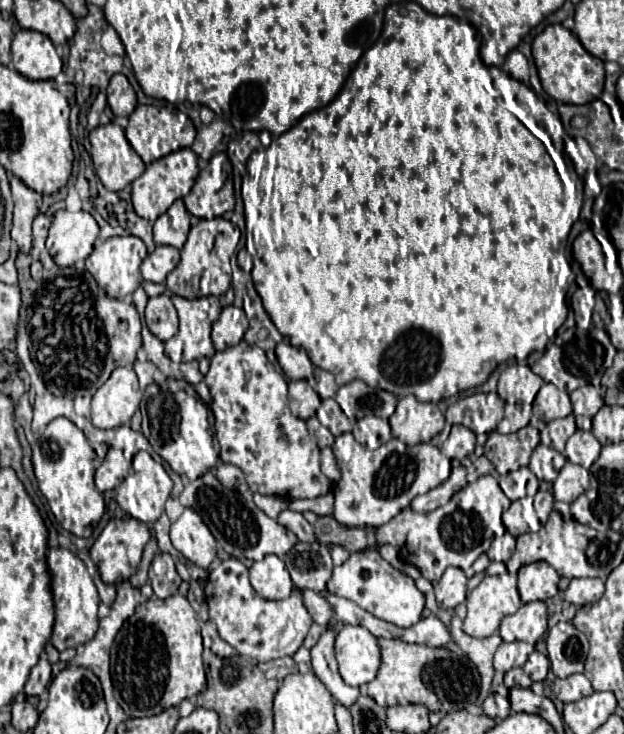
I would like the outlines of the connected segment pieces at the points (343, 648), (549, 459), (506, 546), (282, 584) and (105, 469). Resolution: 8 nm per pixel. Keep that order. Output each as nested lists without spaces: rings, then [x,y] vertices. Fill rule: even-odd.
[[[344,626],[336,636],[336,660],[348,686],[372,682],[380,668],[378,638],[362,626]]]
[[[538,444],[538,448],[532,452],[532,458],[530,458],[530,470],[536,474],[538,480],[544,480],[544,482],[554,482],[558,478],[558,472],[560,468],[564,466],[564,456],[560,452],[556,452],[554,448],[550,446],[542,446]]]
[[[506,532],[504,536],[500,536],[500,538],[496,538],[496,540],[492,542],[492,546],[490,546],[490,550],[488,550],[486,554],[488,554],[490,560],[506,562],[506,560],[512,556],[514,548],[516,548],[516,538]]]
[[[274,554],[250,566],[250,584],[266,600],[284,600],[294,590],[284,562]]]
[[[110,448],[102,466],[96,470],[96,488],[100,492],[114,490],[126,476],[126,460],[122,456],[122,450]]]

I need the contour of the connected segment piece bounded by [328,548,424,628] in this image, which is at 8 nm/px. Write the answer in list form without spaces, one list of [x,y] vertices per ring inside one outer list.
[[[368,548],[364,552],[354,552],[342,566],[334,566],[328,590],[340,598],[356,602],[360,608],[370,612],[372,616],[386,620],[394,626],[408,628],[420,620],[424,610],[424,594],[416,588],[414,580],[396,568],[392,568],[376,548]]]

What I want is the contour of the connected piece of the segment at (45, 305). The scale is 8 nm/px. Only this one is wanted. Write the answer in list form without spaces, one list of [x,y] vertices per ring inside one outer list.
[[[58,268],[56,278],[46,280],[28,306],[30,354],[36,372],[52,394],[92,396],[118,366],[132,366],[142,346],[140,316],[126,300],[110,298],[84,270]]]

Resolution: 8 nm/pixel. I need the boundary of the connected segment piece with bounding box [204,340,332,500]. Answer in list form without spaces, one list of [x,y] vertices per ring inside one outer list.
[[[244,340],[238,346],[232,346],[224,352],[216,352],[210,364],[204,382],[210,388],[214,398],[212,412],[216,418],[216,438],[220,442],[222,460],[236,464],[244,474],[252,492],[288,496],[290,498],[318,498],[330,492],[332,482],[320,472],[320,456],[316,442],[308,436],[306,422],[292,416],[288,408],[288,382],[282,374],[274,370],[264,350],[258,346],[250,346]]]

